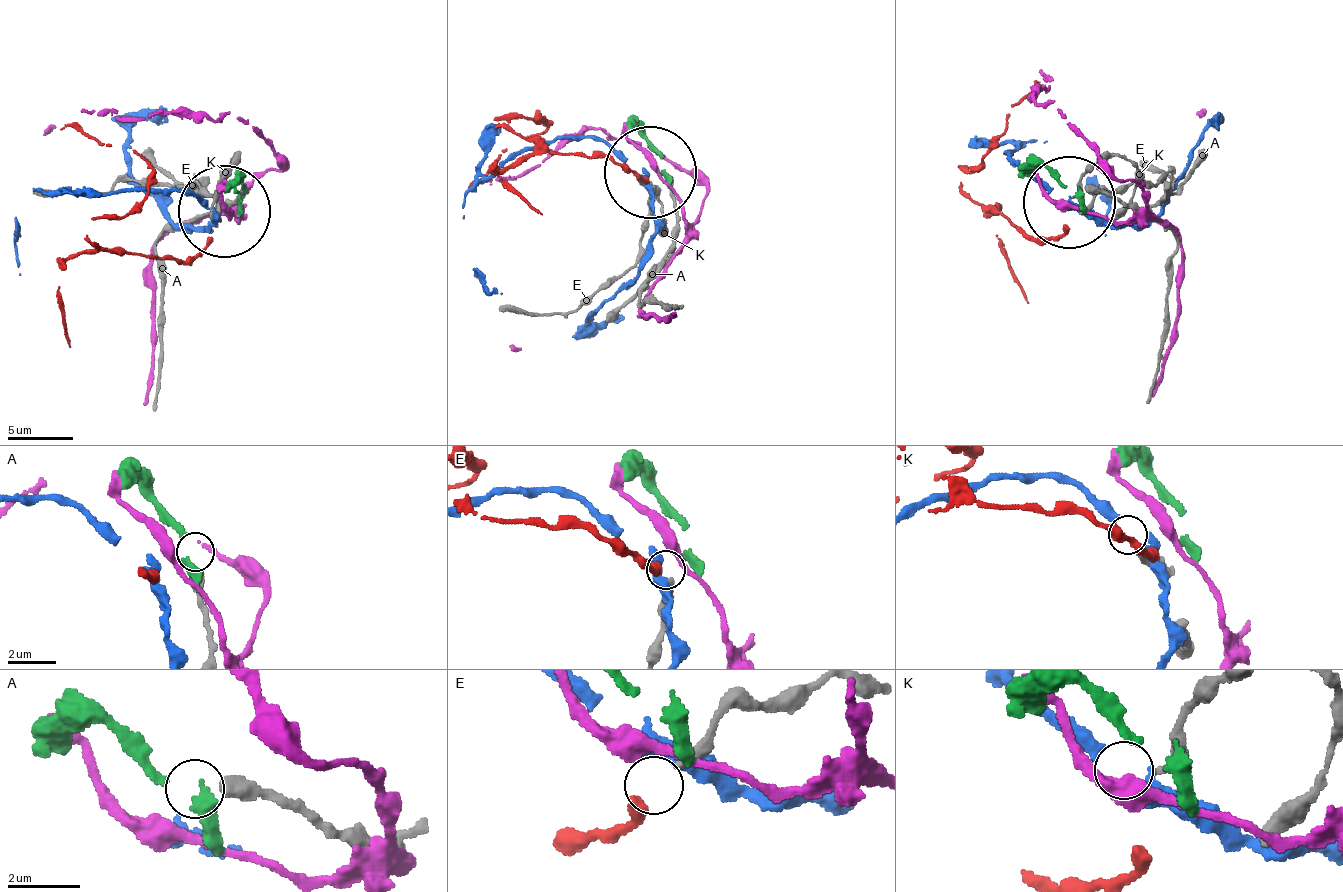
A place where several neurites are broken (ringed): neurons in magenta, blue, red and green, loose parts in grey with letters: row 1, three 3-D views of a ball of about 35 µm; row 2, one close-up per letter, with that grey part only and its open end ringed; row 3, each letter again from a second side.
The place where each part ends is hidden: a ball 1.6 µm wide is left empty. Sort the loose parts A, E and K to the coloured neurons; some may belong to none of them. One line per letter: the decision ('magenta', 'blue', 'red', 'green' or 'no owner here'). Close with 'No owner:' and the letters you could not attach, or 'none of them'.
A: no owner here
E: red
K: no owner here
No owner: A, K

